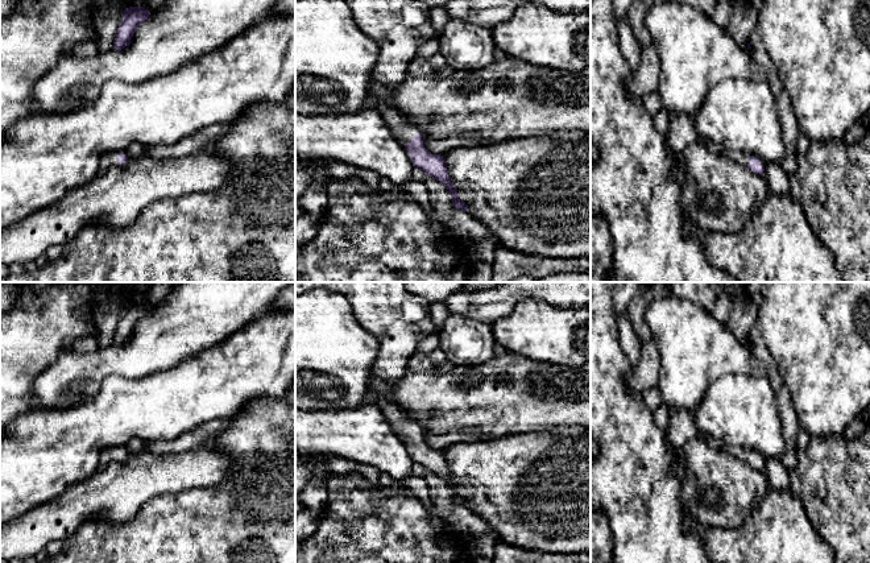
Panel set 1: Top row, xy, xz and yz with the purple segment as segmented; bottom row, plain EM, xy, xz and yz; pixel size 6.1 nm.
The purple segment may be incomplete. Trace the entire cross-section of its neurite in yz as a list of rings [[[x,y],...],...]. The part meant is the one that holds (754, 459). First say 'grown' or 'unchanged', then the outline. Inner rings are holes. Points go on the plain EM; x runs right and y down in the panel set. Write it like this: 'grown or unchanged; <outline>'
grown; [[[718,444],[718,447],[734,456],[736,459],[747,463],[749,465],[751,465],[755,469],[762,469],[765,463],[762,460],[762,458],[755,454],[754,451],[746,451],[745,448],[740,447],[740,446],[725,446],[725,444]]]

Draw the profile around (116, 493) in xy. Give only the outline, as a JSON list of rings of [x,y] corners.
[[[204,444],[186,452],[153,454],[140,450],[128,454],[125,459],[113,460],[83,483],[72,485],[59,498],[0,525],[0,560],[34,558],[50,542],[67,539],[88,521],[125,522],[150,498],[216,485],[227,477],[231,468],[232,459],[225,452]]]

